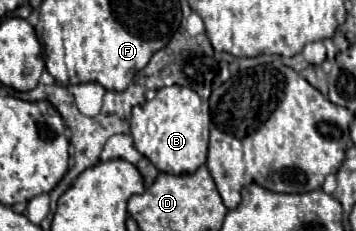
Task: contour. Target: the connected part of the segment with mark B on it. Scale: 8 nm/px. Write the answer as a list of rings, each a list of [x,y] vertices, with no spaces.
[[[169,86],[169,88],[159,88],[155,98],[139,104],[133,108],[131,114],[131,136],[135,142],[135,148],[151,160],[151,164],[167,174],[191,174],[195,172],[201,164],[207,160],[209,134],[210,134],[210,110],[208,101],[197,96],[195,90],[187,86]]]

